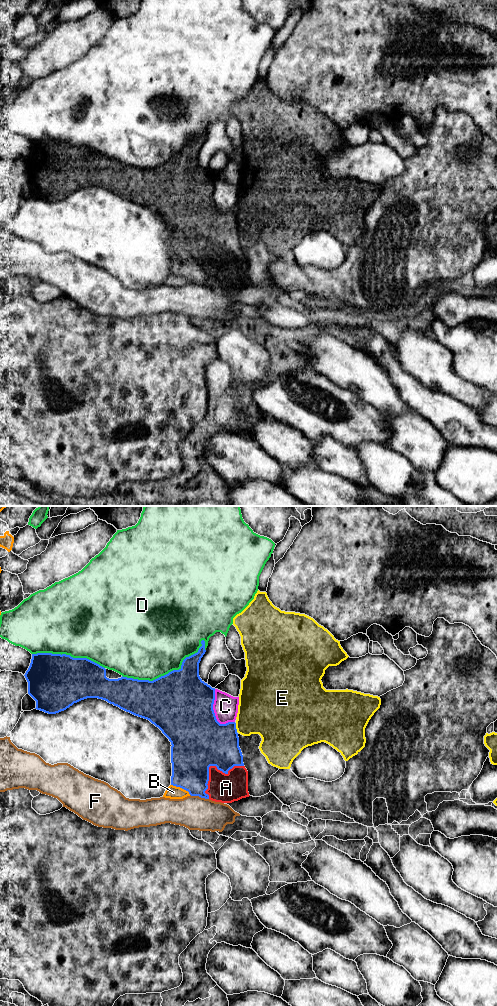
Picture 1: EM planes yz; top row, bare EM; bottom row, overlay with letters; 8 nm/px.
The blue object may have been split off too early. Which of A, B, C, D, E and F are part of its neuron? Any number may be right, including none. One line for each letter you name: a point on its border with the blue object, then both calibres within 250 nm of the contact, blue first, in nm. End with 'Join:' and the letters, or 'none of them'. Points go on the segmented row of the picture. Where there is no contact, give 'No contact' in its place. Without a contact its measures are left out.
A: Touches blue at yz (210, 765). Thickness 440 nm (blue) against 240 nm
Join: A

